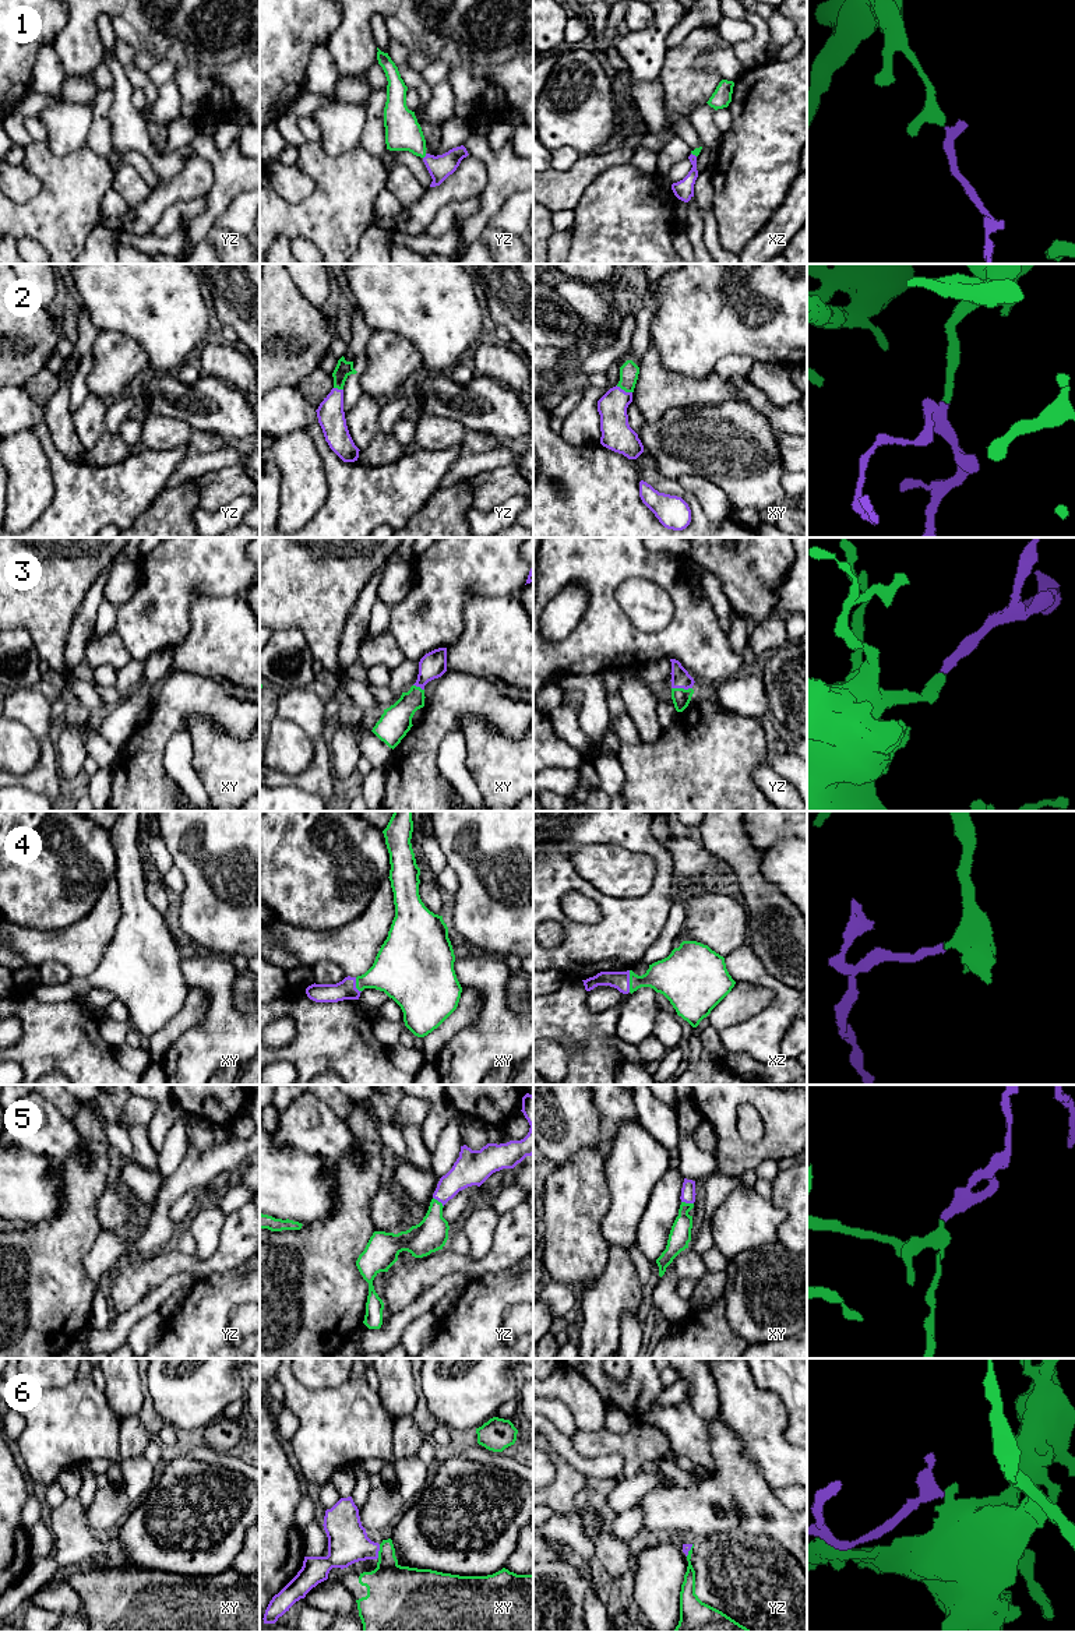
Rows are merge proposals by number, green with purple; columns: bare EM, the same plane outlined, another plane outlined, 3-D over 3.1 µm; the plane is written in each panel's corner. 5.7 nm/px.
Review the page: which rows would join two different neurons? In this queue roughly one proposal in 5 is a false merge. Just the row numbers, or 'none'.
none

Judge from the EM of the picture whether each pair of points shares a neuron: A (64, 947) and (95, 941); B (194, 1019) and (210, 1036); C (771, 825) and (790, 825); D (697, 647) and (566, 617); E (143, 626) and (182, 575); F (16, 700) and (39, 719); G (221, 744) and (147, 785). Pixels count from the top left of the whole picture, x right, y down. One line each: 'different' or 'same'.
A: same
B: different
C: same
D: different
E: same
F: same
G: different

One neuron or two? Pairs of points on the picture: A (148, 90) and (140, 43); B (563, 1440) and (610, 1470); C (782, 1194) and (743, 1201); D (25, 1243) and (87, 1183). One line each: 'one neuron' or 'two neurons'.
A: two neurons
B: one neuron
C: two neurons
D: one neuron

